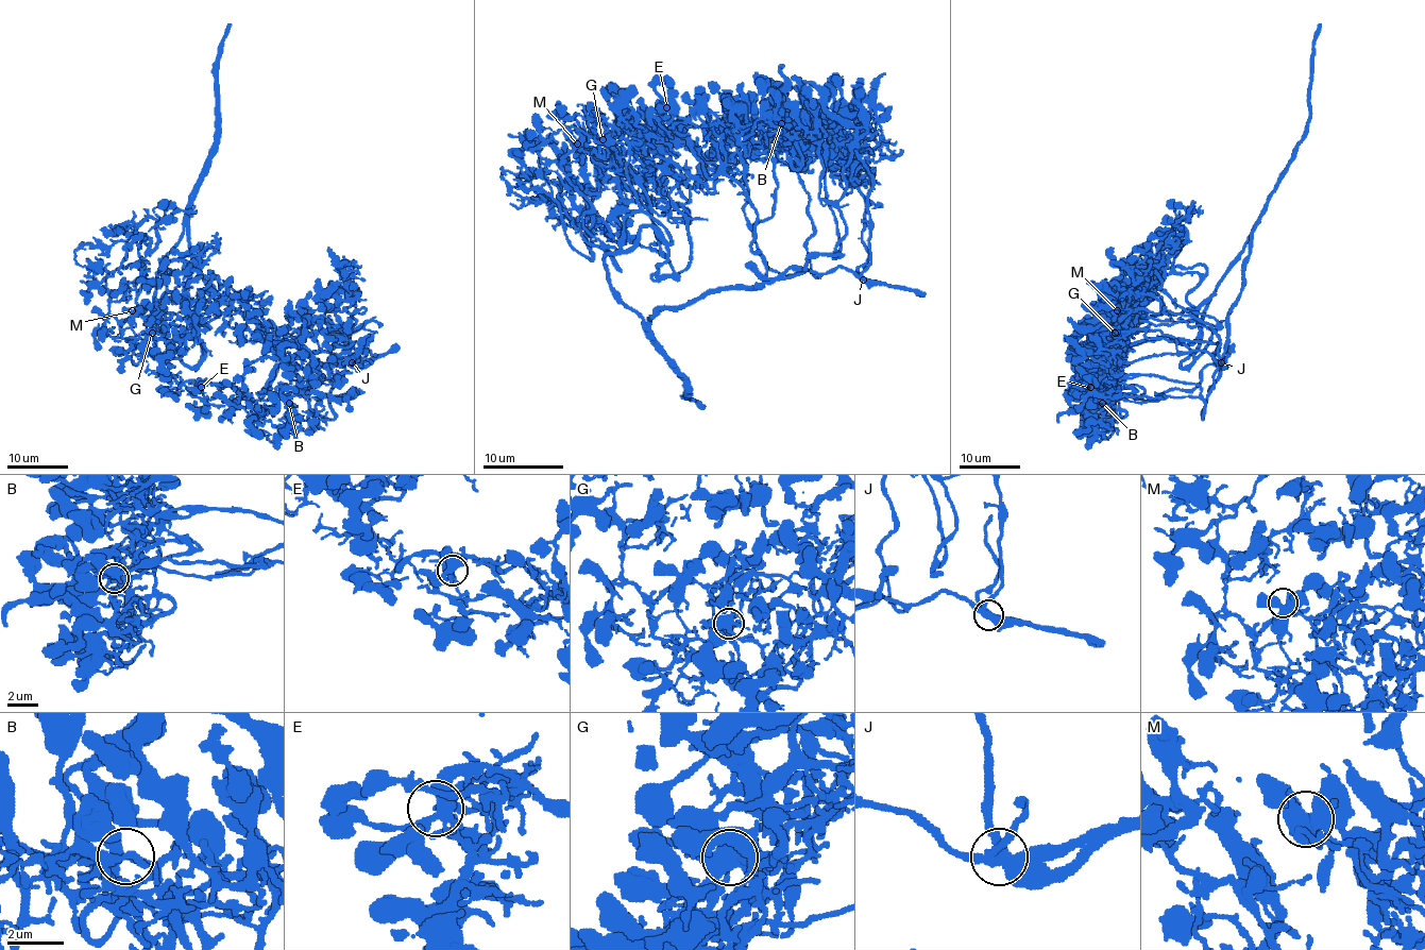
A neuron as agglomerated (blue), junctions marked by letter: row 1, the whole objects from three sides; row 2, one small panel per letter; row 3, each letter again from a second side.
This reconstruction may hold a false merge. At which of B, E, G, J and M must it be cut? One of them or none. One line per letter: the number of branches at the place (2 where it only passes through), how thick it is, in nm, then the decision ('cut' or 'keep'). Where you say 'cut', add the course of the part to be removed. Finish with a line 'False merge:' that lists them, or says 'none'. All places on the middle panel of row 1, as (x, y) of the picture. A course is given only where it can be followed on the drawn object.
B: branches 4; calibre 320 nm; keep
E: branches 4; calibre 400 nm; keep
G: branches 4; calibre 460 nm; keep
J: branches 4; calibre 440 nm; keep
M: branches 4; calibre 500 nm; keep
False merge: none

